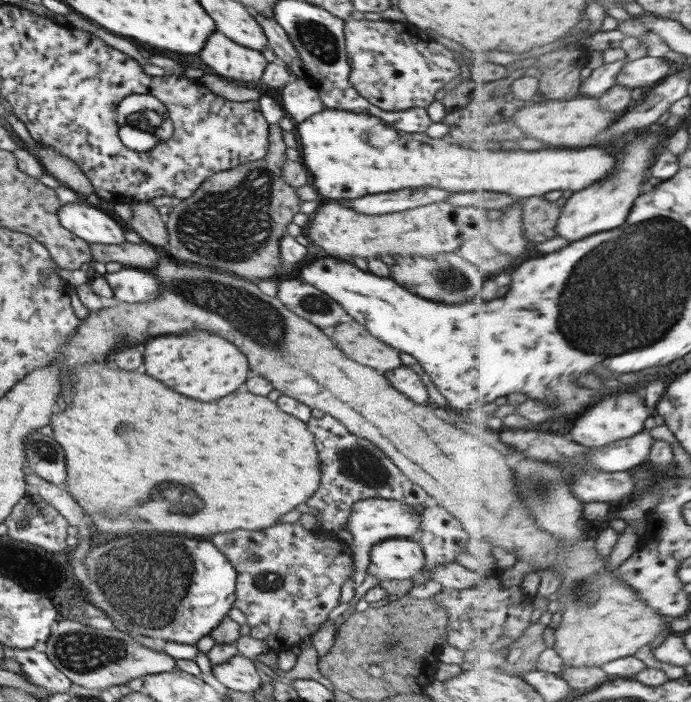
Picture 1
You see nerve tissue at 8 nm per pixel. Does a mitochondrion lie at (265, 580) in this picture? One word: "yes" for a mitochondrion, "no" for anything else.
yes

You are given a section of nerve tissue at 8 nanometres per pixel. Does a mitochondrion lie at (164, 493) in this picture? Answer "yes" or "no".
yes

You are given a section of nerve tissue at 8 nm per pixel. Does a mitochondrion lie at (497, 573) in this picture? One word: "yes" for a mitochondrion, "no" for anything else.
no

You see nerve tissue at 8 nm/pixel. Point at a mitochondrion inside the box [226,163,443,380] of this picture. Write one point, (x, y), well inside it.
(315, 303)

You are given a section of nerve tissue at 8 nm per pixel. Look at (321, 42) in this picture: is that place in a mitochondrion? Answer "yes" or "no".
yes

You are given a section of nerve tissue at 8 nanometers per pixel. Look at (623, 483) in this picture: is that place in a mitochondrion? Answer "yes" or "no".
no

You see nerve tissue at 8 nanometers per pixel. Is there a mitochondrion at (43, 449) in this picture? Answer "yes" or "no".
yes

